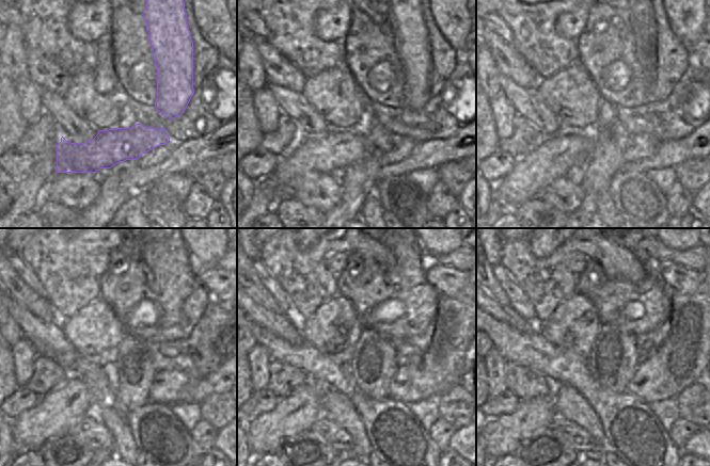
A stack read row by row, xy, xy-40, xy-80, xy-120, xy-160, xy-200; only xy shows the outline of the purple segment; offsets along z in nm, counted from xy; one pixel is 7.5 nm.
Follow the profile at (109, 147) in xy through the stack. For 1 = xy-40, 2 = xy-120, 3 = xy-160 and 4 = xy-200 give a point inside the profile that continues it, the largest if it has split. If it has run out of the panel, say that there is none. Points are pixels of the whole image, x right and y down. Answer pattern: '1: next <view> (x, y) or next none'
1: next xy-40 (315, 154)
2: next xy-120 (56, 413)
3: next xy-160 (295, 414)
4: next xy-200 (503, 435)

